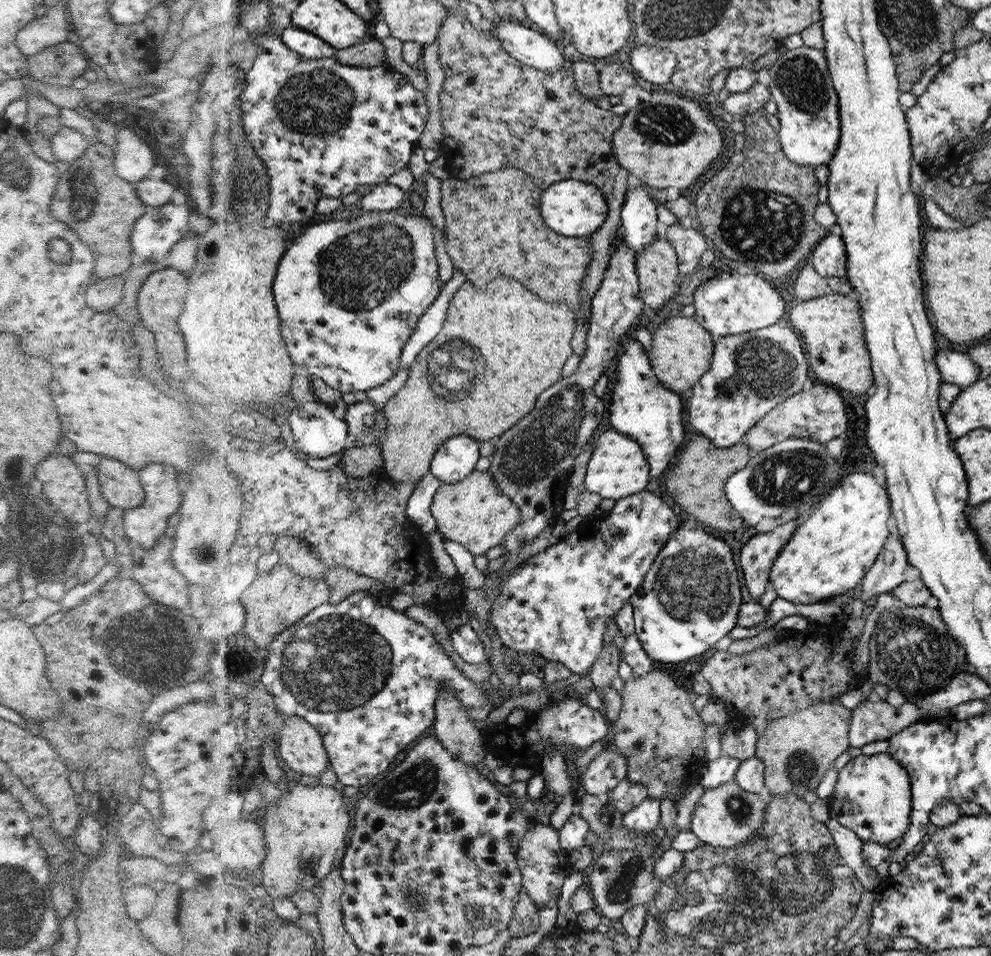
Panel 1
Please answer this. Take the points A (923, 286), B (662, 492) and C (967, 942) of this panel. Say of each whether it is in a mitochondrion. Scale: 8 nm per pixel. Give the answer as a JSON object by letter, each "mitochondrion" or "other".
{"A":"other","B":"other","C":"other"}

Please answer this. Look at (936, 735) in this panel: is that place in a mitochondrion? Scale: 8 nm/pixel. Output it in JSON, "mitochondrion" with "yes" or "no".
{"mitochondrion":"no"}

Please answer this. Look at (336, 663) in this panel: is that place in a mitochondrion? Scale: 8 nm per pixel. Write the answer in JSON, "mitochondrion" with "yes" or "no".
{"mitochondrion":"yes"}

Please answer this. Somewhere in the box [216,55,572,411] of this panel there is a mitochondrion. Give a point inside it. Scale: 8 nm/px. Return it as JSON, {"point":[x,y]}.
{"point":[363,270]}

